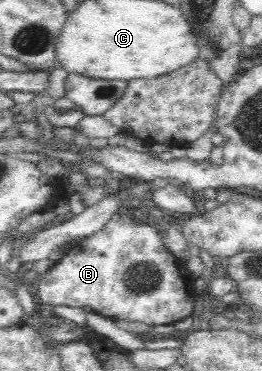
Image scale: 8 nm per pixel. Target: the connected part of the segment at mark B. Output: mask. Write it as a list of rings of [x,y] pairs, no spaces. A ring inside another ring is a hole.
[[[129,210],[118,211],[110,217],[105,227],[90,237],[78,240],[55,264],[39,275],[32,289],[40,311],[53,307],[90,307],[102,317],[124,319],[148,326],[173,325],[191,317],[198,291],[194,288],[195,276],[161,241],[157,224],[134,219]]]

